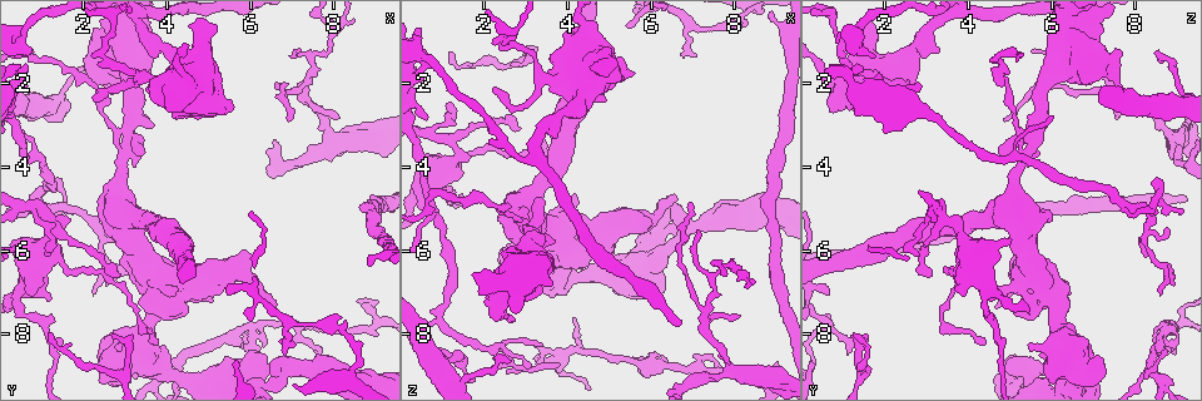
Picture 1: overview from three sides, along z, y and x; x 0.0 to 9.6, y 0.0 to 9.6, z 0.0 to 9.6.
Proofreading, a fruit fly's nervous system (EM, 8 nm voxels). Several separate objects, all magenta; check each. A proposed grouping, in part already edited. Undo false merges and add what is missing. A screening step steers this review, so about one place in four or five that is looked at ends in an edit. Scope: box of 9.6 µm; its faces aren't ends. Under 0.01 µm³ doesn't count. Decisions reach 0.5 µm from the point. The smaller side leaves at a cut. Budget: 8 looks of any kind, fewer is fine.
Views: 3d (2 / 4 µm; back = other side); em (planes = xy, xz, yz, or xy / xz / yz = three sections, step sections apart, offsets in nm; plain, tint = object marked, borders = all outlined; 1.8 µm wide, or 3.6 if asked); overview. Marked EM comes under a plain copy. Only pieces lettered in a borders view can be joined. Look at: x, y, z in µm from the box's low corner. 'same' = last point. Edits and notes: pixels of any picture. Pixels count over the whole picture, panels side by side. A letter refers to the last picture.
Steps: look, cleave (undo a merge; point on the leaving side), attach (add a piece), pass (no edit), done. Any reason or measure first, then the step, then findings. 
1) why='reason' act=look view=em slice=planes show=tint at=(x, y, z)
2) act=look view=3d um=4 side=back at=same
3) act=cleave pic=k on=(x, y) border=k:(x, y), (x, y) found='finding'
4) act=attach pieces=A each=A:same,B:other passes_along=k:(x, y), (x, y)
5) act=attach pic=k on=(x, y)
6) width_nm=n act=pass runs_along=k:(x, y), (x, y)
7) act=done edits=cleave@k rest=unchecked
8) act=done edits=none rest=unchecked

why='abrupt turn' act=look view=3d um=2 at=(3.25, 7.70, 3.40)

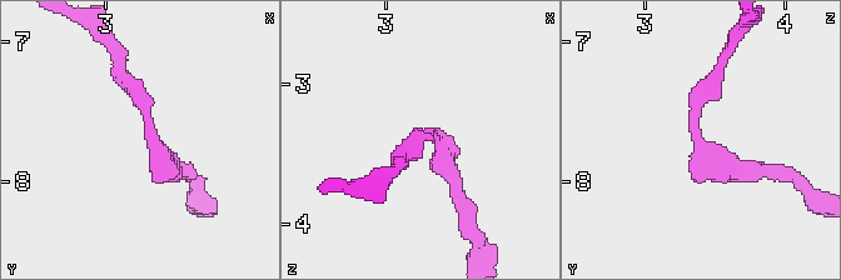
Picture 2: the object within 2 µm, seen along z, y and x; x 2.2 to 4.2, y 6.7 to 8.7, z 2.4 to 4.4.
why='now the EM' act=look view=em slice=yz step=8 show=borders at=(3.28, 7.68, 3.40)

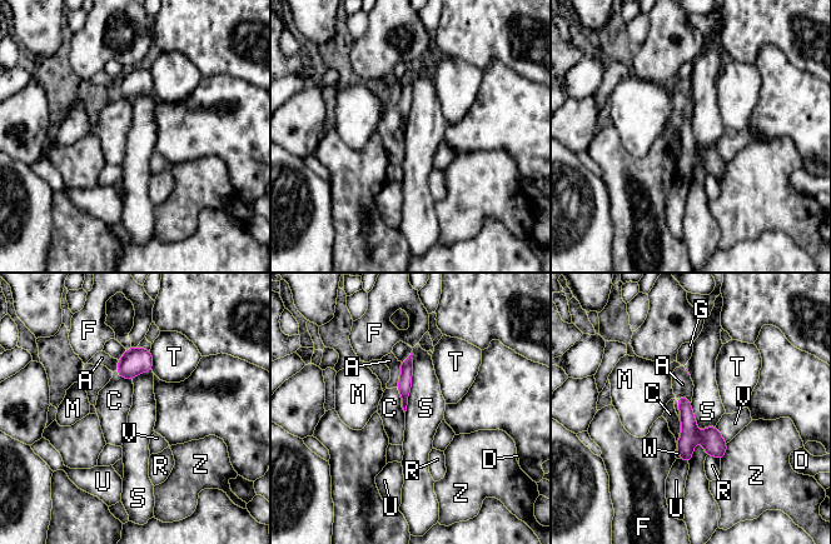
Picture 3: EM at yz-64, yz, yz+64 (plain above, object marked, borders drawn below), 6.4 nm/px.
act=look view=em slice=xz step=16 show=borders at=same

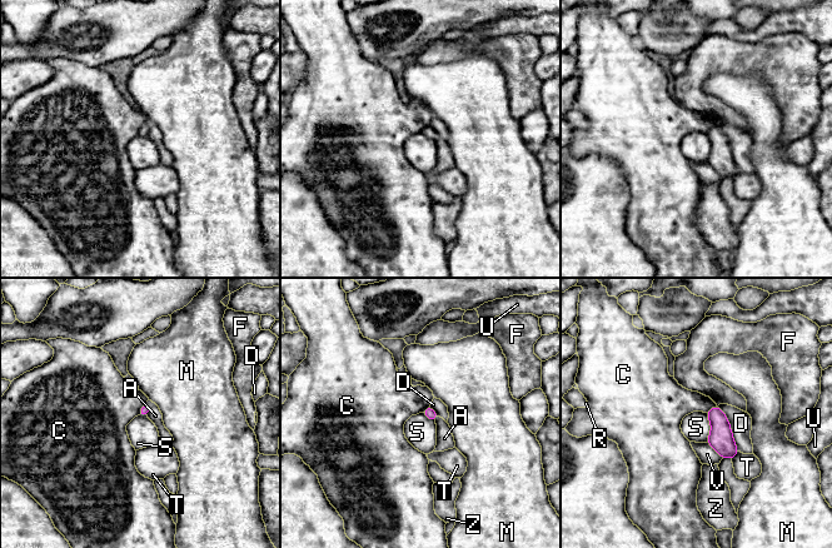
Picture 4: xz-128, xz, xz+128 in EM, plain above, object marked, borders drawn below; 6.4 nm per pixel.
act=pass each=A:other,C:other,D:other,F:other,M:other,R:other,S:other,T:other,U:other,V:other,Z:other border=4:(706, 413), (711, 426), (707, 442) found='all the same neuron'

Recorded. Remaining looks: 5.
why='two arms at a narrow angle' act=look view=em slice=xy step=16 show=borders at=(0.80, 5.00, 3.25)

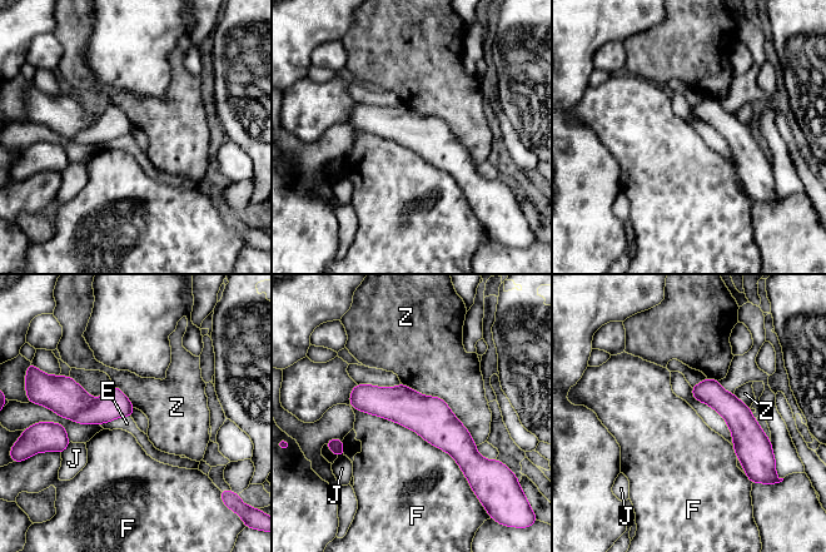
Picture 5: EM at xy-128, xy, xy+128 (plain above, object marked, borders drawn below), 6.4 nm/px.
longest_contact=F:950nm act=cleave pic=5 on=(63, 394) each=E:other,F:other,J:other,Z:other part_leaving=5:(354, 392), (422, 413), (469, 462) found='a second neuron is stuck on'

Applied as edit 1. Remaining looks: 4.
why='redraw' act=look view=overview

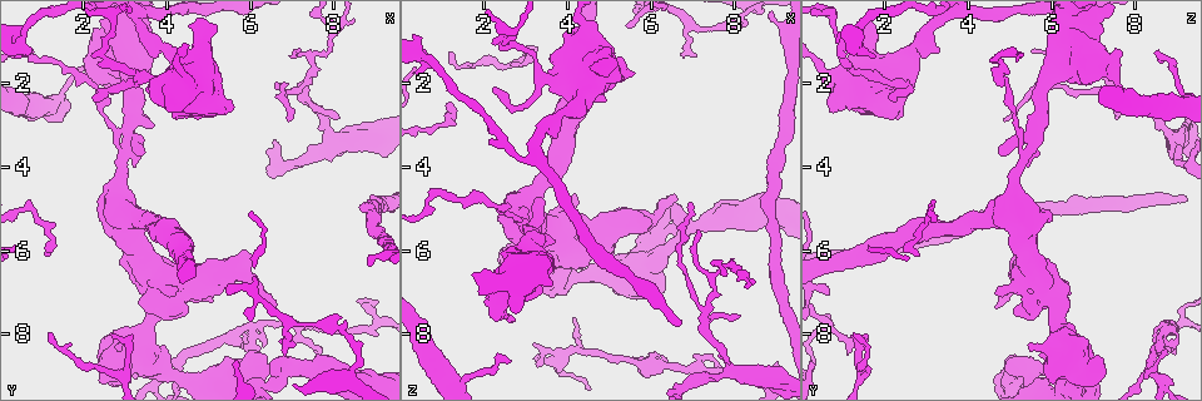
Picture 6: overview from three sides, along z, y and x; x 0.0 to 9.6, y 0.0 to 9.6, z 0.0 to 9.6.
why='four or more arms meet' act=look view=3d um=2 at=(5.25, 6.55, 5.30)

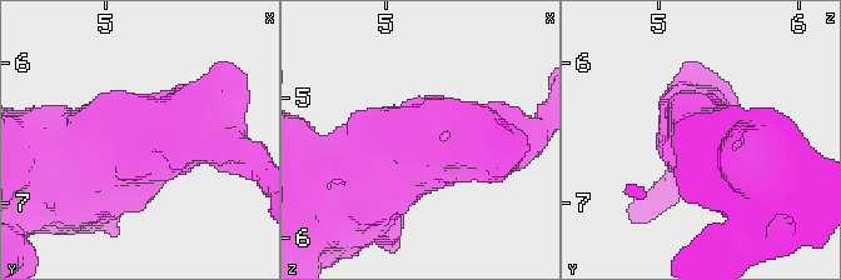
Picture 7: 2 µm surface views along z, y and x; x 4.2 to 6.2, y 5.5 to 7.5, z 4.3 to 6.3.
act=look view=em um=3.6 slice=planes show=borders at=(5.24, 6.58, 5.36)

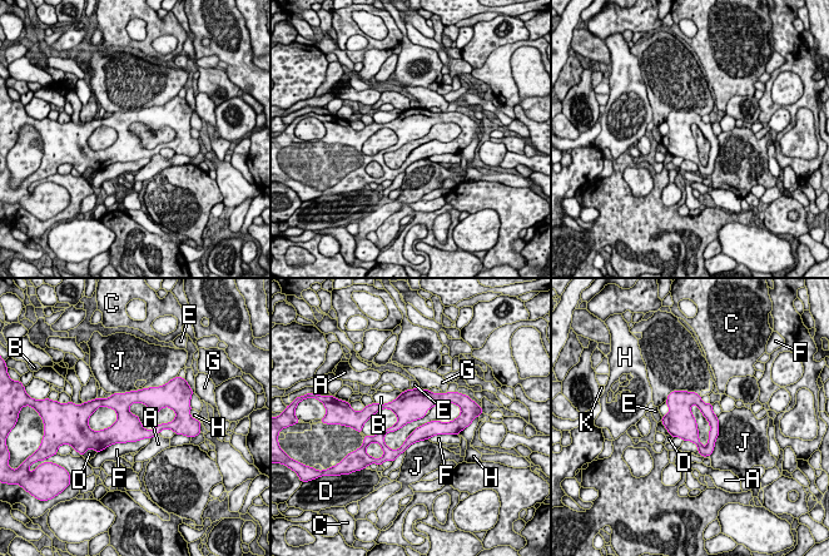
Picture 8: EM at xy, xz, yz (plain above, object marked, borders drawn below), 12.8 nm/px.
act=pass each=A:other,B:other,C:other,D:other,E:other,F:other,G:other,H:other,J:other,K:other border=8:(149, 437), (114, 442), (102, 451) found='all the same neuron'

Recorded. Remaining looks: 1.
act=done edits=cleave@5 rest=unchecked

